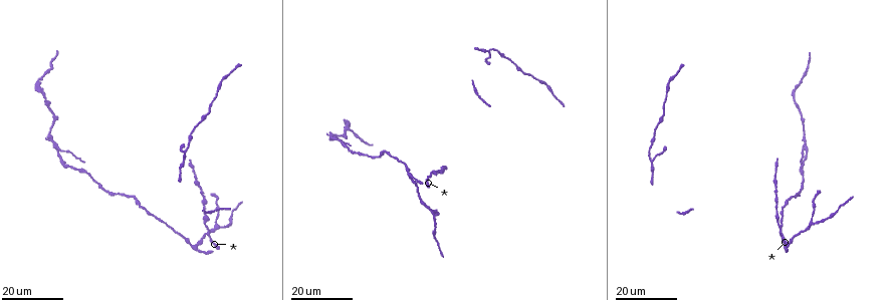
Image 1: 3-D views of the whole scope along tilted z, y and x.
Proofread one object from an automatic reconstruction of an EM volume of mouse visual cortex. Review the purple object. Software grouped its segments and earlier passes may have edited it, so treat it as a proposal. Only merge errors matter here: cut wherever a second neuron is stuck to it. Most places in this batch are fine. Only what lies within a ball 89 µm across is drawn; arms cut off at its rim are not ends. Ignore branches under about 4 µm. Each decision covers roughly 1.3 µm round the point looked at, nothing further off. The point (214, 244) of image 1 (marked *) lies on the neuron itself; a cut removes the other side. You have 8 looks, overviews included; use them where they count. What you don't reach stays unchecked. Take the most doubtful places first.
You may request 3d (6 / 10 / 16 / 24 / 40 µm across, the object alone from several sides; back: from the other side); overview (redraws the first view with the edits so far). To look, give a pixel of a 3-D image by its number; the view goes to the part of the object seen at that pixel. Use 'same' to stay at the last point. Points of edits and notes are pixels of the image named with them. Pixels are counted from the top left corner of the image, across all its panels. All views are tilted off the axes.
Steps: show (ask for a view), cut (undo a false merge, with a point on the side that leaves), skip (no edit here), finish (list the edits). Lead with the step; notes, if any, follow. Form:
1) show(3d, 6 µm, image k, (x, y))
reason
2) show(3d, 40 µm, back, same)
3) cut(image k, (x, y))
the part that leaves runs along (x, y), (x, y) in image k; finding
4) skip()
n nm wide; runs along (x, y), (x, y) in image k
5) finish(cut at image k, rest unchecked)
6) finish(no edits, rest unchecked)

show(3d, 24 µm, image 1, (55, 145))
arms part here

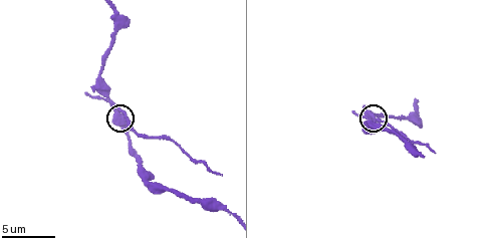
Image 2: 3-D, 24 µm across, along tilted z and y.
show(3d, 6 µm, image 2, (120, 109))
zoom in

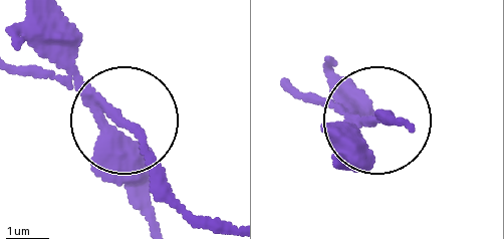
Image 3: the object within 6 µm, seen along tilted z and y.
skip()
all the same neuron

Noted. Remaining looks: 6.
show(3d, 16 µm, image 1, (219, 228))
three-way junction

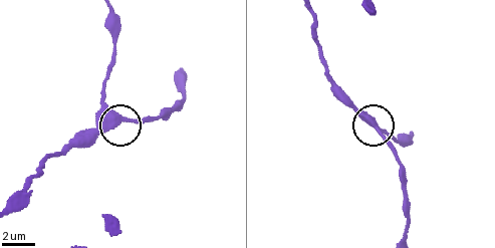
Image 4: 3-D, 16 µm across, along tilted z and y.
show(3d, 10 µm, image 4, (112, 113))

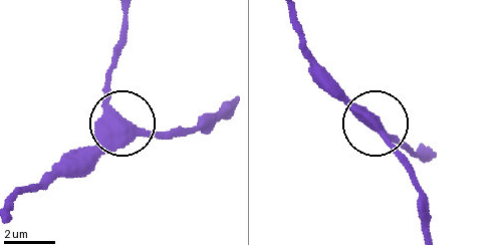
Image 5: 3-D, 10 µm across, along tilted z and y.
show(3d, 6 µm, image 5, (122, 122))

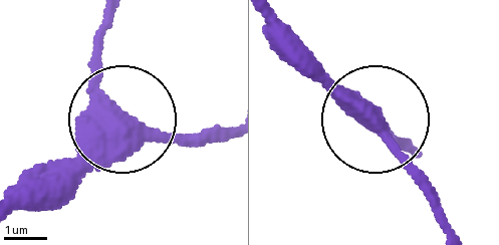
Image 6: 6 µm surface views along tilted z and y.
skip()
side arm 13 µm; 3 arms; continuous, no second neuron

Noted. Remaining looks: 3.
show(3d, 16 µm, image 1, (665, 148))
calibre changes

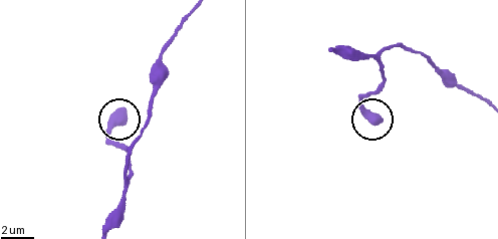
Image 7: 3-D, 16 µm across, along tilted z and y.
show(3d, 10 µm, image 7, (364, 112))

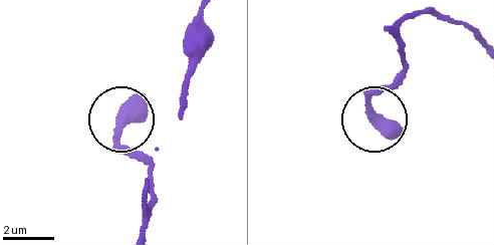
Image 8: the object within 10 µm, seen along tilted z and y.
skip()
400 nm wide; continuous, no second neuron

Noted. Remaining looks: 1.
finish(no edits, rest unchecked)

